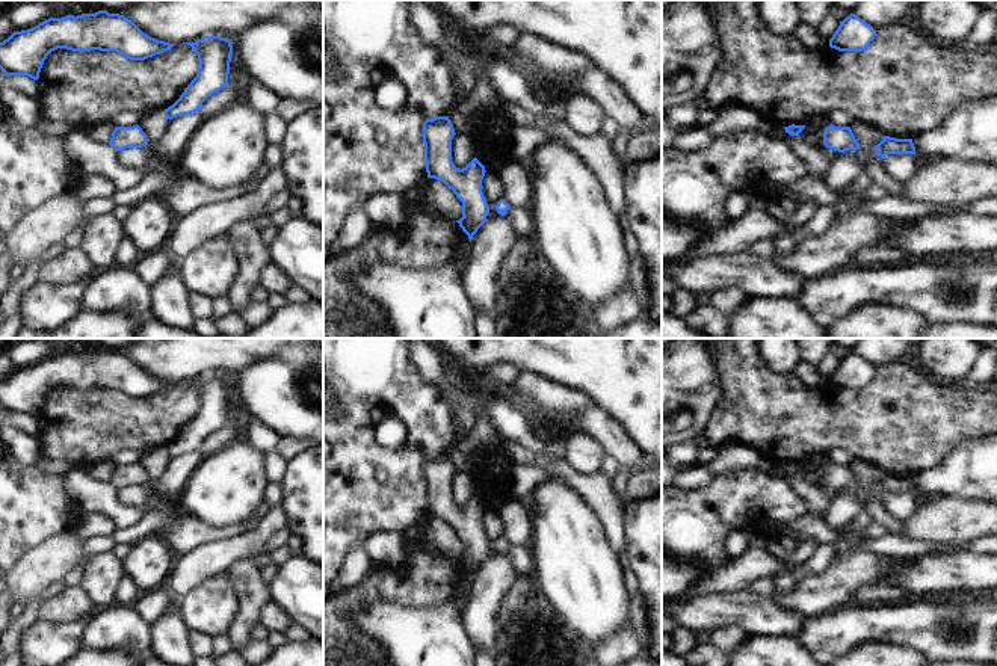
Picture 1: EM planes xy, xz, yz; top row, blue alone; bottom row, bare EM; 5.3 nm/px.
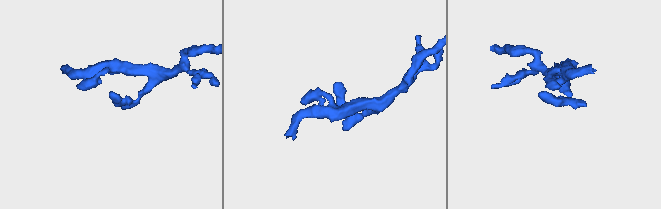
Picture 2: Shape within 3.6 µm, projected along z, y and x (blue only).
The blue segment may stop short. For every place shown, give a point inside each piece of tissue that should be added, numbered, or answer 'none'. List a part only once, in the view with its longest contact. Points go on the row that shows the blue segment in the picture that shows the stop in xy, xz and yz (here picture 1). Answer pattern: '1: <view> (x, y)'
none

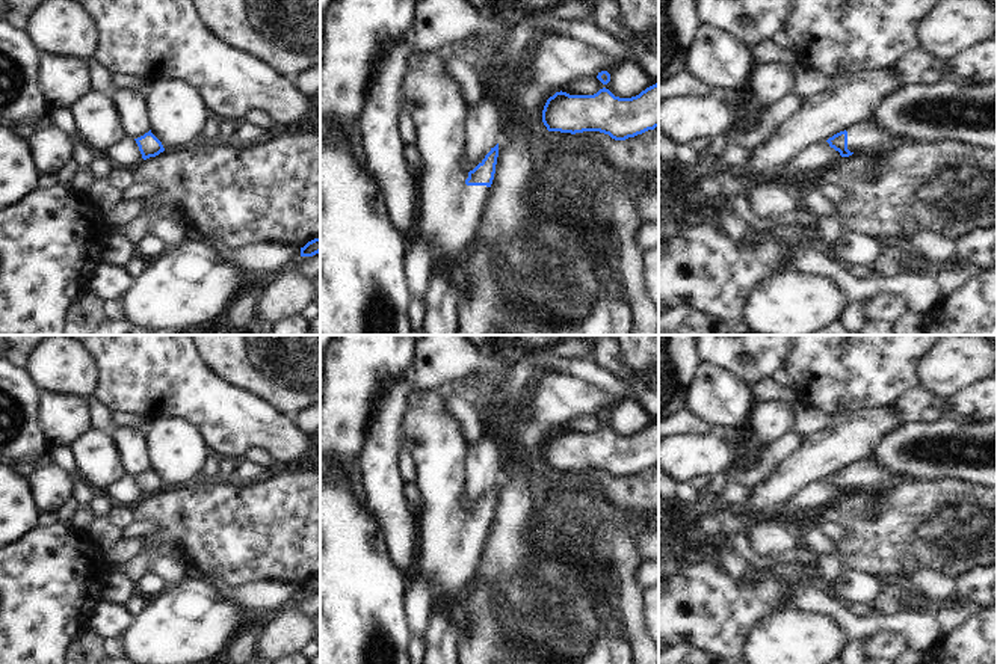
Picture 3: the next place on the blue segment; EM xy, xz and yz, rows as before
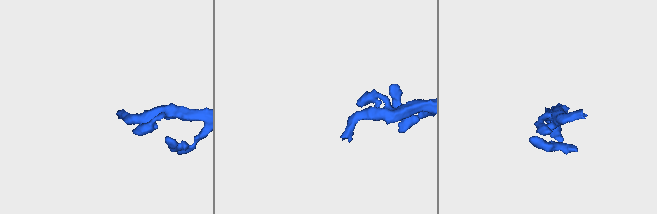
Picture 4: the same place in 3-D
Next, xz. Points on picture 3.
1: xz (449, 212)

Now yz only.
1: yz (863, 138)

